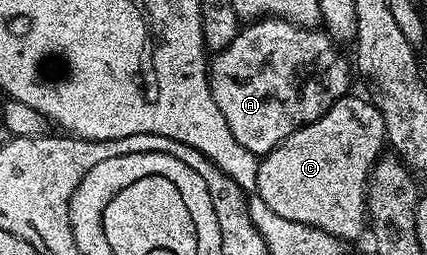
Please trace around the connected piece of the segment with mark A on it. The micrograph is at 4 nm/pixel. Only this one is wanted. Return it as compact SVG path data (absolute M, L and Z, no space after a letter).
M263 18L239 27L236 38L232 38L224 50L213 53L208 64L212 98L216 98L216 106L220 114L224 114L224 122L228 122L228 130L232 130L236 142L262 158L294 131L316 122L337 100L347 95L351 91L352 64L338 48L341 47L326 31L301 28L287 20Z

